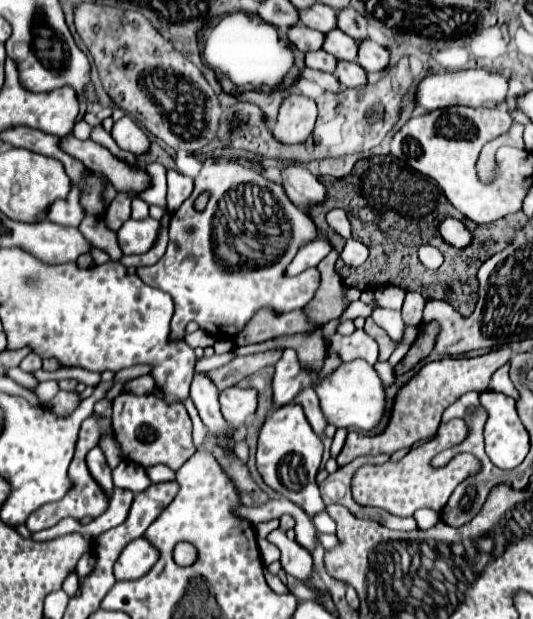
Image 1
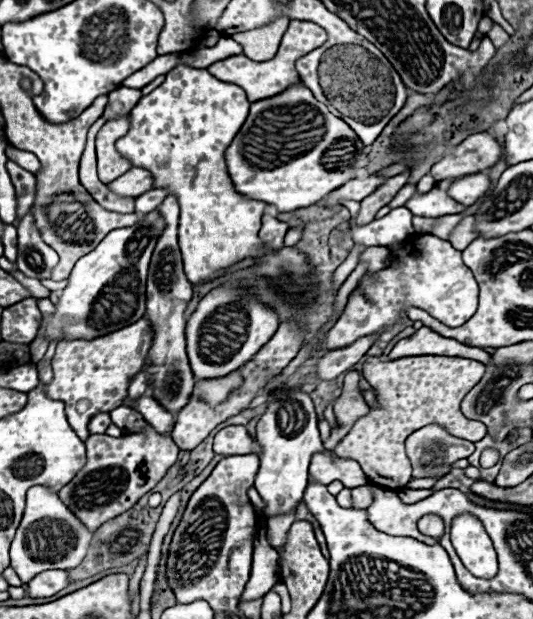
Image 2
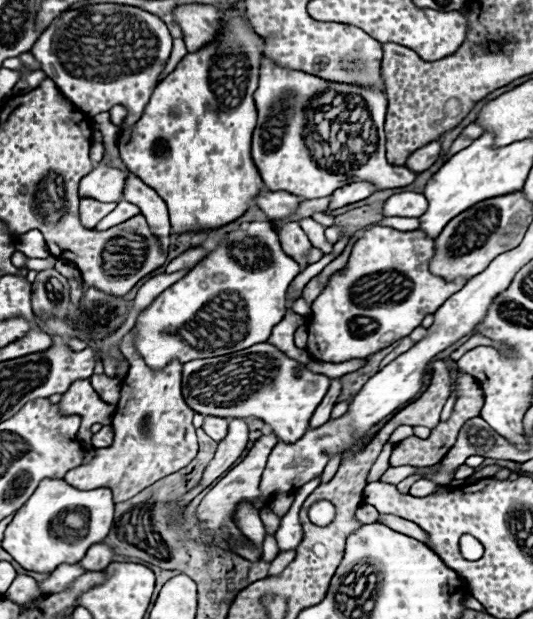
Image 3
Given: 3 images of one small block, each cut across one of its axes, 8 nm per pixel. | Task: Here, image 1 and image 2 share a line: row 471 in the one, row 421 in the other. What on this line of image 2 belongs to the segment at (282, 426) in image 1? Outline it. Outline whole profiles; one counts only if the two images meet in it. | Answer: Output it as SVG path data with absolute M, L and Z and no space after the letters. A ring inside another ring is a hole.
M278 388L272 394L274 400L268 402L264 418L258 420L255 437L256 442L262 446L262 454L254 486L266 502L266 518L276 512L288 512L300 504L308 486L310 460L316 452L324 450L312 398L302 390L288 388Z

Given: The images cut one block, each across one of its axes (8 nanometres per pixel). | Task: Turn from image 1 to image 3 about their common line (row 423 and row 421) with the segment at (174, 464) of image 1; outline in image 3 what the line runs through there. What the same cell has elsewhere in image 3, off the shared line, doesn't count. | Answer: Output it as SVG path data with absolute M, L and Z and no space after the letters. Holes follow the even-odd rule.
M132 332L124 336L120 348L130 362L130 372L122 380L120 402L112 418L114 442L108 448L96 448L96 456L90 464L78 466L64 476L64 480L78 490L110 488L114 502L130 500L130 496L136 496L162 476L178 472L190 464L198 452L196 428L192 426L194 410L186 406L180 392L180 362L174 360L158 372L146 368L132 344Z

